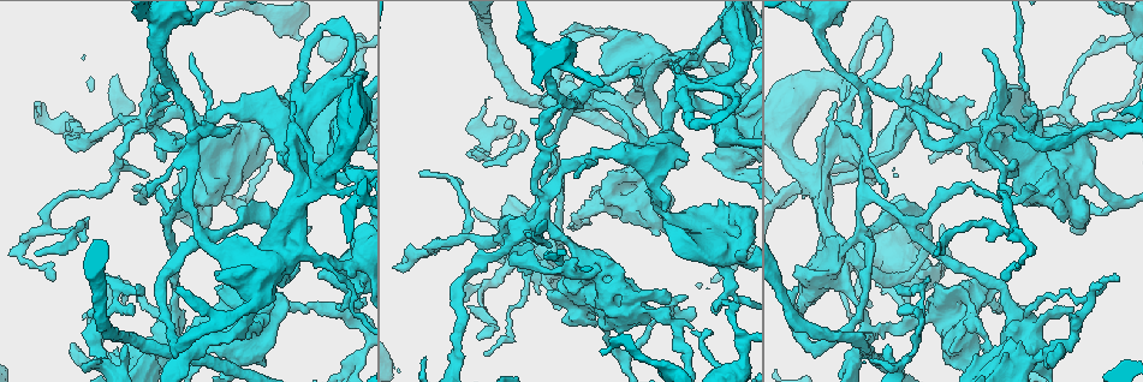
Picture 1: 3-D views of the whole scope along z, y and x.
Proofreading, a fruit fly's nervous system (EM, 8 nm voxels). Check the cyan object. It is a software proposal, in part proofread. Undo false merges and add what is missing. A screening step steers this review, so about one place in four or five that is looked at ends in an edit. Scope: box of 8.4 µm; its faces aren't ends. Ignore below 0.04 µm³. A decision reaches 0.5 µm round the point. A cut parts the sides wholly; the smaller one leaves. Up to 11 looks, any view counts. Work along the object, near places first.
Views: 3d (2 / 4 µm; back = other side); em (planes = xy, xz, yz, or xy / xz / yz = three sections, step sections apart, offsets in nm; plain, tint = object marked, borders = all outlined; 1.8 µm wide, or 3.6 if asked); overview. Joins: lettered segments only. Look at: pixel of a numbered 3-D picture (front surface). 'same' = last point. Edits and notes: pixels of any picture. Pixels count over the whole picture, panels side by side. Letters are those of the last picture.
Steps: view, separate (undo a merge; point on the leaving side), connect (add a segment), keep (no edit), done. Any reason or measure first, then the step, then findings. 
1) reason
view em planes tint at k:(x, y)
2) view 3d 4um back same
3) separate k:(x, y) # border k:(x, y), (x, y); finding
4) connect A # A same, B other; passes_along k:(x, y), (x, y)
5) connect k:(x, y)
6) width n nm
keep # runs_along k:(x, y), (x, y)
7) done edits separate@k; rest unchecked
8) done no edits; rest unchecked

two arms at a narrow angle
view 3d 4um at 1:(297, 251)

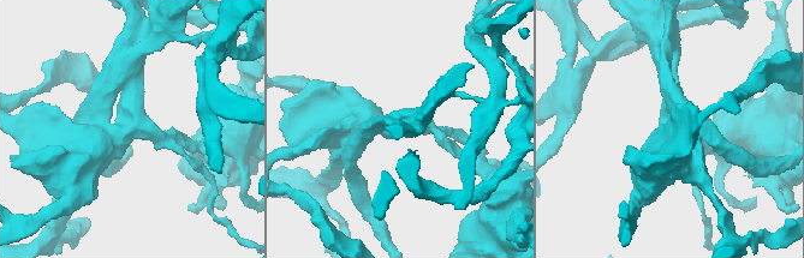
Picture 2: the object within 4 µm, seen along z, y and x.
arms 4
view em planes tint at 2:(134, 127)

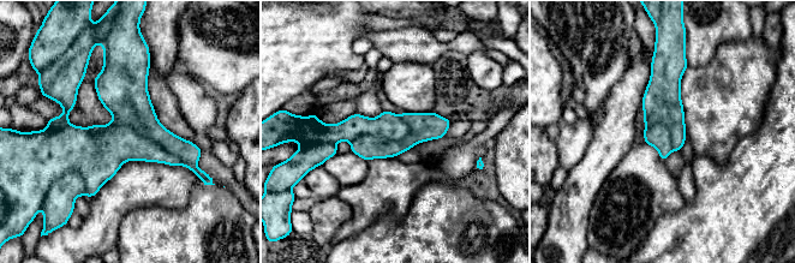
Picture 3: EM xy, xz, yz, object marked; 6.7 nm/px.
what lies round it
view em planes borders same

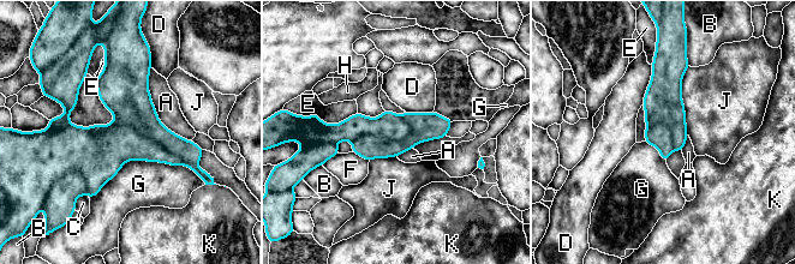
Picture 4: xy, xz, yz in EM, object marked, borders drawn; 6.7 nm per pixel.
width 280 nm
separate 4:(109, 151) # A other, B other, C other, D other, E other, F other, G other, H other, J other, K other; part_leaving 4:(55, 140), (178, 162); two neurons meet here

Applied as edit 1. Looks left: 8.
branch point
view 3d 4um at 1:(297, 152)

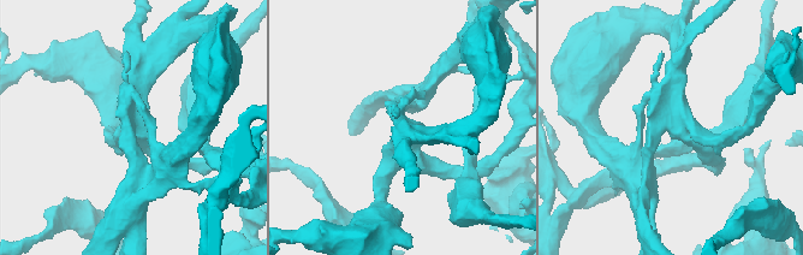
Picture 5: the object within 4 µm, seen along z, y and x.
view em planes borders at 5:(673, 126)

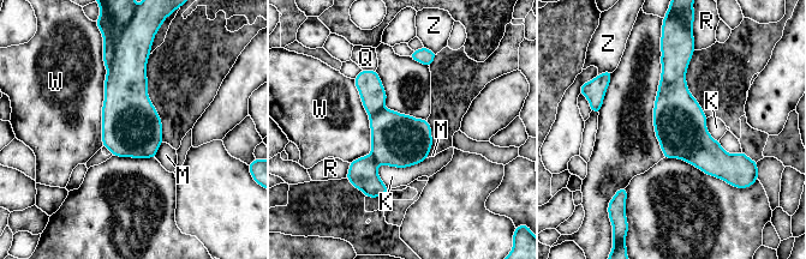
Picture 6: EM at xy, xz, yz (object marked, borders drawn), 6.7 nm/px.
width 360 nm; longest_contact W 550 nm
keep # K other, M other, Q other, R other, W other, Z other; continuous, no second neuron

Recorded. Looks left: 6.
view em 3.6um yz step 4 borders at 1:(808, 91)

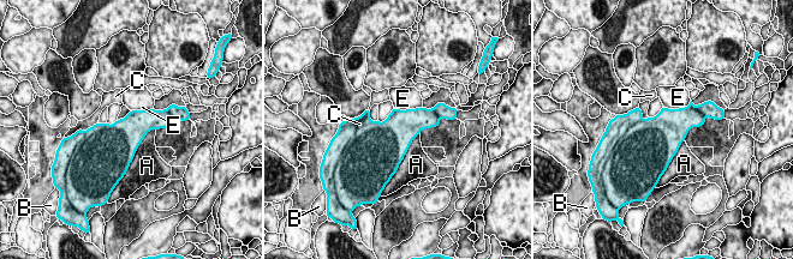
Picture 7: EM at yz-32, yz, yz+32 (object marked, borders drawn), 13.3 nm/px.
keep # A other, B other, C other, E other; border 7:(131, 110), (118, 120); one neuron here

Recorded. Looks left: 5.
sudden change in width
view em planes borders at 1:(192, 325)

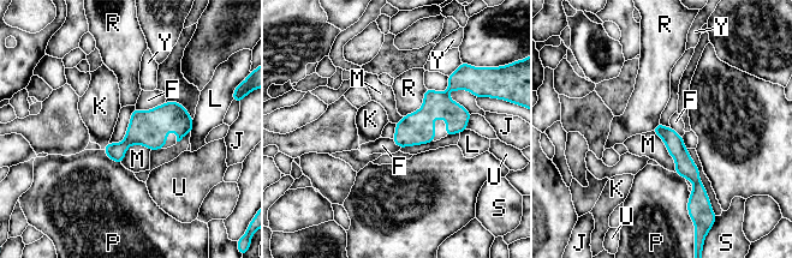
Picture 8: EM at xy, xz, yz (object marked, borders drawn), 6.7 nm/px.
keep # F other, J other, K other, L other, M other, P other, R other, S other, U other, Y other; border 8:(165, 101), (149, 109), (136, 109); continuous, no second neuron

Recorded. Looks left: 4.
end of a long branch
view 3d 4um back at 1:(510, 257)

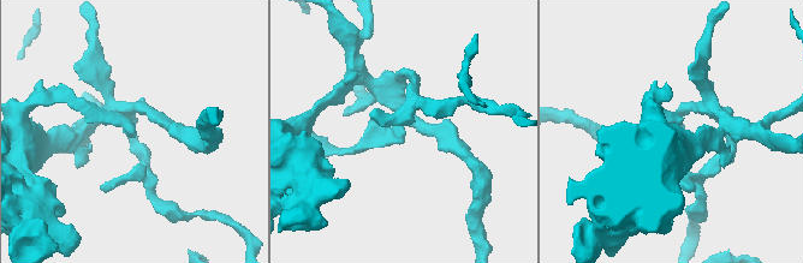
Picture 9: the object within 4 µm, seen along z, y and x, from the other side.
shape alone is not enough
view em xz step 8 borders at 9:(403, 126)

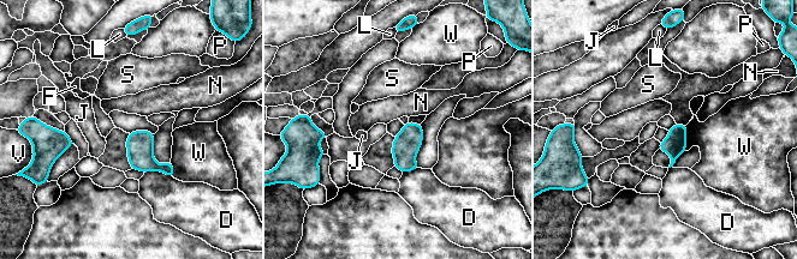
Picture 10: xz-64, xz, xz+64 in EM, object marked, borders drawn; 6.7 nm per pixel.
view em planes borders same

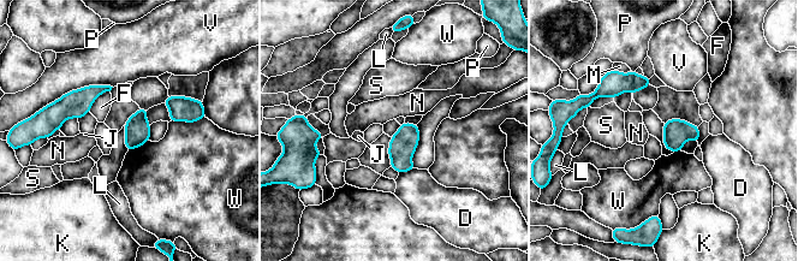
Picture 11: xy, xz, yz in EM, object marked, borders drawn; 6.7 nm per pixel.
keep # D other, F other, J other, K other, L other, M other, N other, P other, S other, V other, W other; border 11:(204, 116), (194, 122), (171, 122); none of them fits

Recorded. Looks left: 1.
done edits separate@4; rest unchecked

